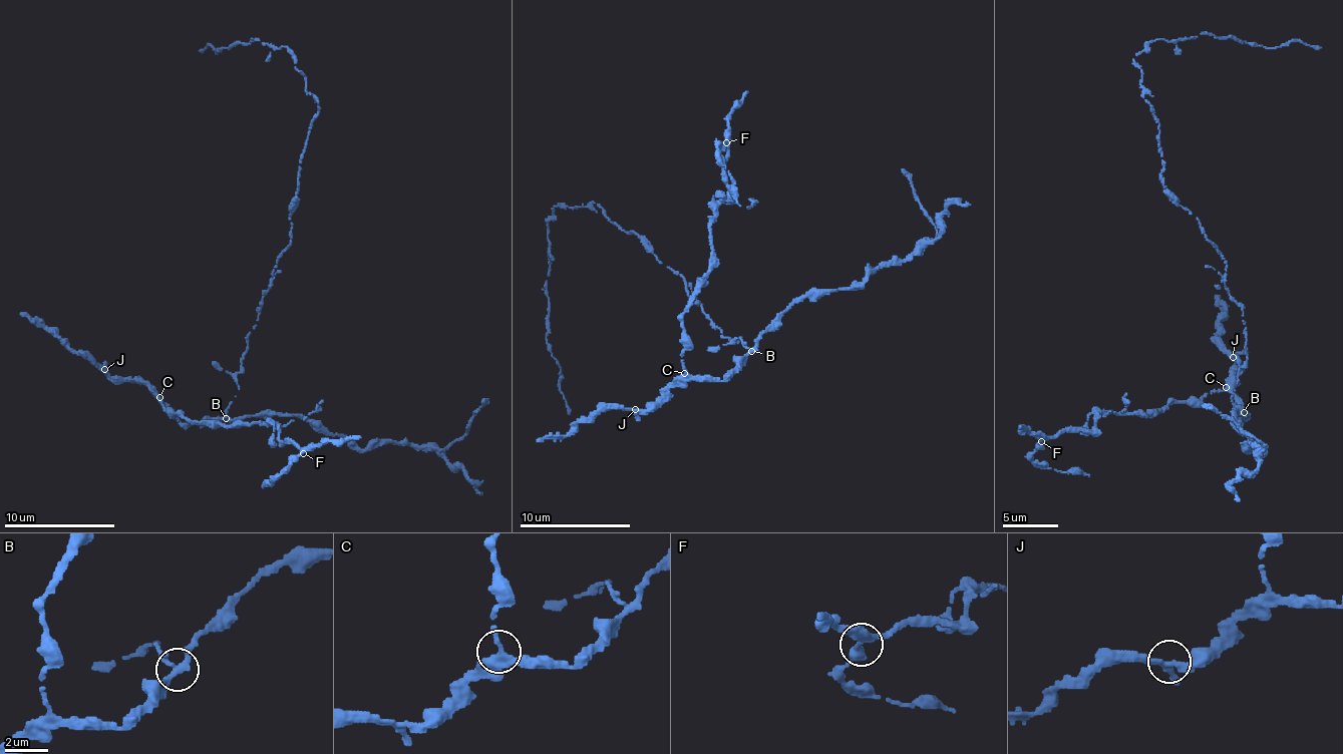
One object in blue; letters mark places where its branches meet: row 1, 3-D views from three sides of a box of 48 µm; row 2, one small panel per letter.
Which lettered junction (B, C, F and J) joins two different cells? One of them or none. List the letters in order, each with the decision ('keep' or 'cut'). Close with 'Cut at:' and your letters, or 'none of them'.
B: cut
C: keep
F: keep
J: keep
Cut at: B

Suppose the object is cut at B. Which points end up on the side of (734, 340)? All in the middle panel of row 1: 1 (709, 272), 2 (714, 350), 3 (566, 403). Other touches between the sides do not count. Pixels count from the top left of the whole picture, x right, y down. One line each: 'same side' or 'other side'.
1: other side
2: same side
3: same side

